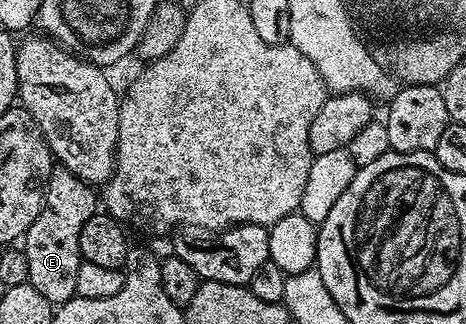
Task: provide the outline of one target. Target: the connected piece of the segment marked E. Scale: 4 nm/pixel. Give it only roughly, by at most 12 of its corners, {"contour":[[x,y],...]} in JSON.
{"contour":[[57,163],[22,237],[28,283],[54,306],[76,296],[93,185]]}

